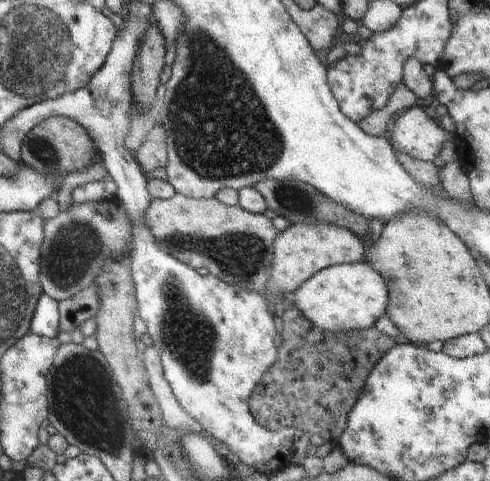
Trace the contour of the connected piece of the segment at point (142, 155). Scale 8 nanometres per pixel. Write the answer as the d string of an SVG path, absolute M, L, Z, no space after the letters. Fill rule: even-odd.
M156 124L134 155L148 176L155 168L166 168L168 157L165 128Z

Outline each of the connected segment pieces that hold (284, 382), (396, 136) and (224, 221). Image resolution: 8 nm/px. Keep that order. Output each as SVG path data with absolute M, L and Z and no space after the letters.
M289 303L280 314L283 319L282 345L278 348L276 362L263 374L262 384L256 386L250 398L252 416L271 431L294 427L308 434L319 434L325 441L337 441L346 430L347 418L356 401L366 390L366 379L375 364L398 344L399 340L389 337L374 327L350 333L327 333L313 325Z
M415 104L405 109L404 113L394 122L392 132L386 136L388 136L394 152L430 162L437 162L440 148L444 146L444 142L450 139L439 122L430 117L420 105Z
M174 193L169 199L152 197L146 212L147 227L164 252L192 268L206 268L226 284L266 295L273 257L273 242L278 234L272 220L264 214L231 207L215 198L197 199Z

